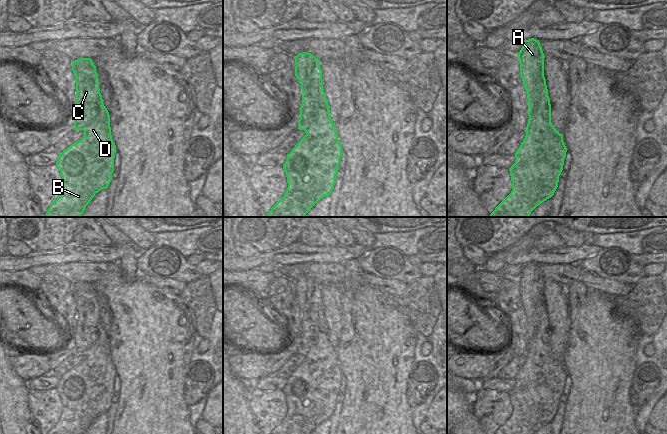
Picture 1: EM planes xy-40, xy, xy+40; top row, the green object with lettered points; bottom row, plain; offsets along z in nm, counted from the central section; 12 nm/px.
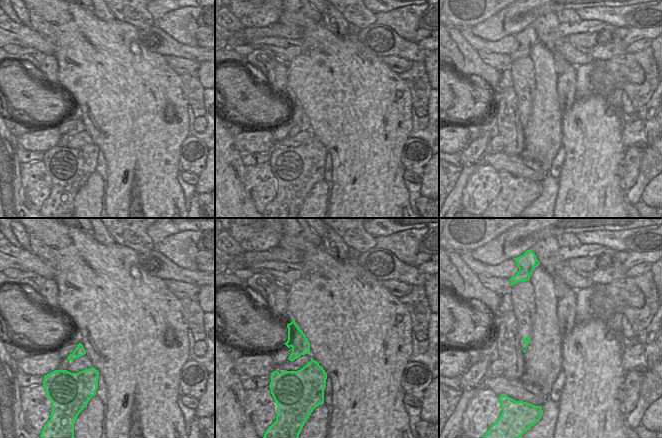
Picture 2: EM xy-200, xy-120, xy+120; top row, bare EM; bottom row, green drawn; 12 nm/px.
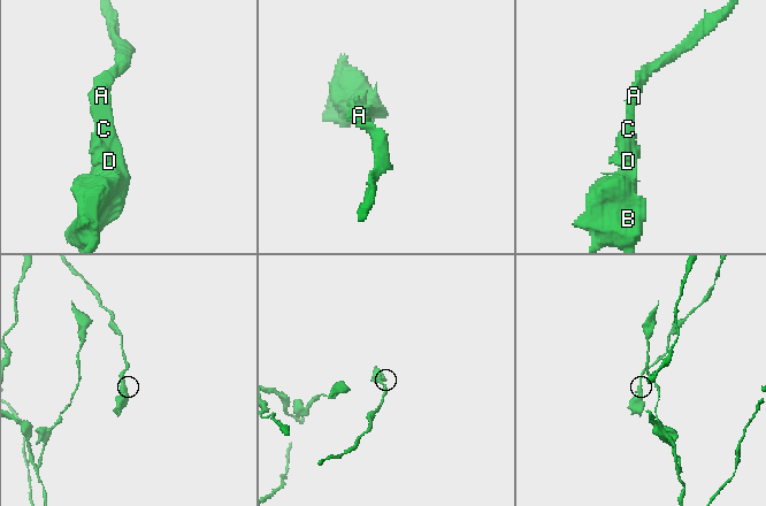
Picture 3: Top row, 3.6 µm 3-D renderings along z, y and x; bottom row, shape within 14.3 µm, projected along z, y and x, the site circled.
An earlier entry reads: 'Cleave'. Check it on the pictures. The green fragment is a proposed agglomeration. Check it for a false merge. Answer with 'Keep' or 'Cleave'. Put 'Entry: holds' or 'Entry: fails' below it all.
Cleave
Entry: holds

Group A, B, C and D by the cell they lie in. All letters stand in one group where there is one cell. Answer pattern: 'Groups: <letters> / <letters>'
Groups: A C / B D

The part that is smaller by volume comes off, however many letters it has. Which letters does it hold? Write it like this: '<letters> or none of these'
B, D

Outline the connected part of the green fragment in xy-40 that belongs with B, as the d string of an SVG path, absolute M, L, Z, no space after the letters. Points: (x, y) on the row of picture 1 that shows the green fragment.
M105 106L83 131L80 141L59 154L56 165L63 187L46 217L81 217L95 194L107 189L113 179L117 150L111 135L110 115Z

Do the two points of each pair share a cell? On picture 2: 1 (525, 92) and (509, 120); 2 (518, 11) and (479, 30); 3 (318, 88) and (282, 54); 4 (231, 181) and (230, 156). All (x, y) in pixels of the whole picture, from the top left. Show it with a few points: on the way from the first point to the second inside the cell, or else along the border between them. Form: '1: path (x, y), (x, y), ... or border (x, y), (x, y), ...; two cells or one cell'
1: border (512, 87), (517, 98), (518, 117), (522, 123); two cells
2: path (508, 20), (503, 20), (495, 28), (489, 29); one cell
3: border (302, 40), (307, 49), (288, 62); two cells
4: path (227, 175), (227, 162); one cell

